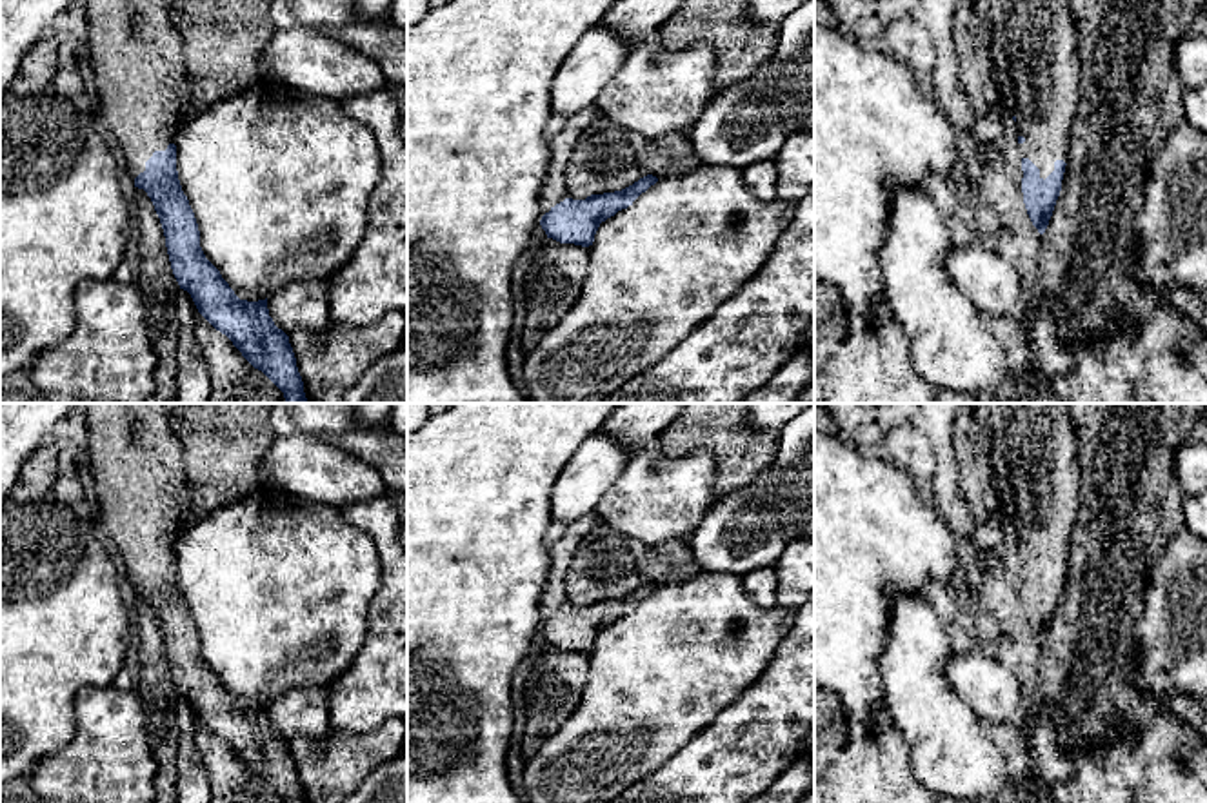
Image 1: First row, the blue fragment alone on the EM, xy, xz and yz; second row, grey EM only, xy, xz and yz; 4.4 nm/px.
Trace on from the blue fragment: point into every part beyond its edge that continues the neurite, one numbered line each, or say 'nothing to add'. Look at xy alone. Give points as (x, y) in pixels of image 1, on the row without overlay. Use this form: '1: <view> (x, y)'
1: xy (137, 460)

